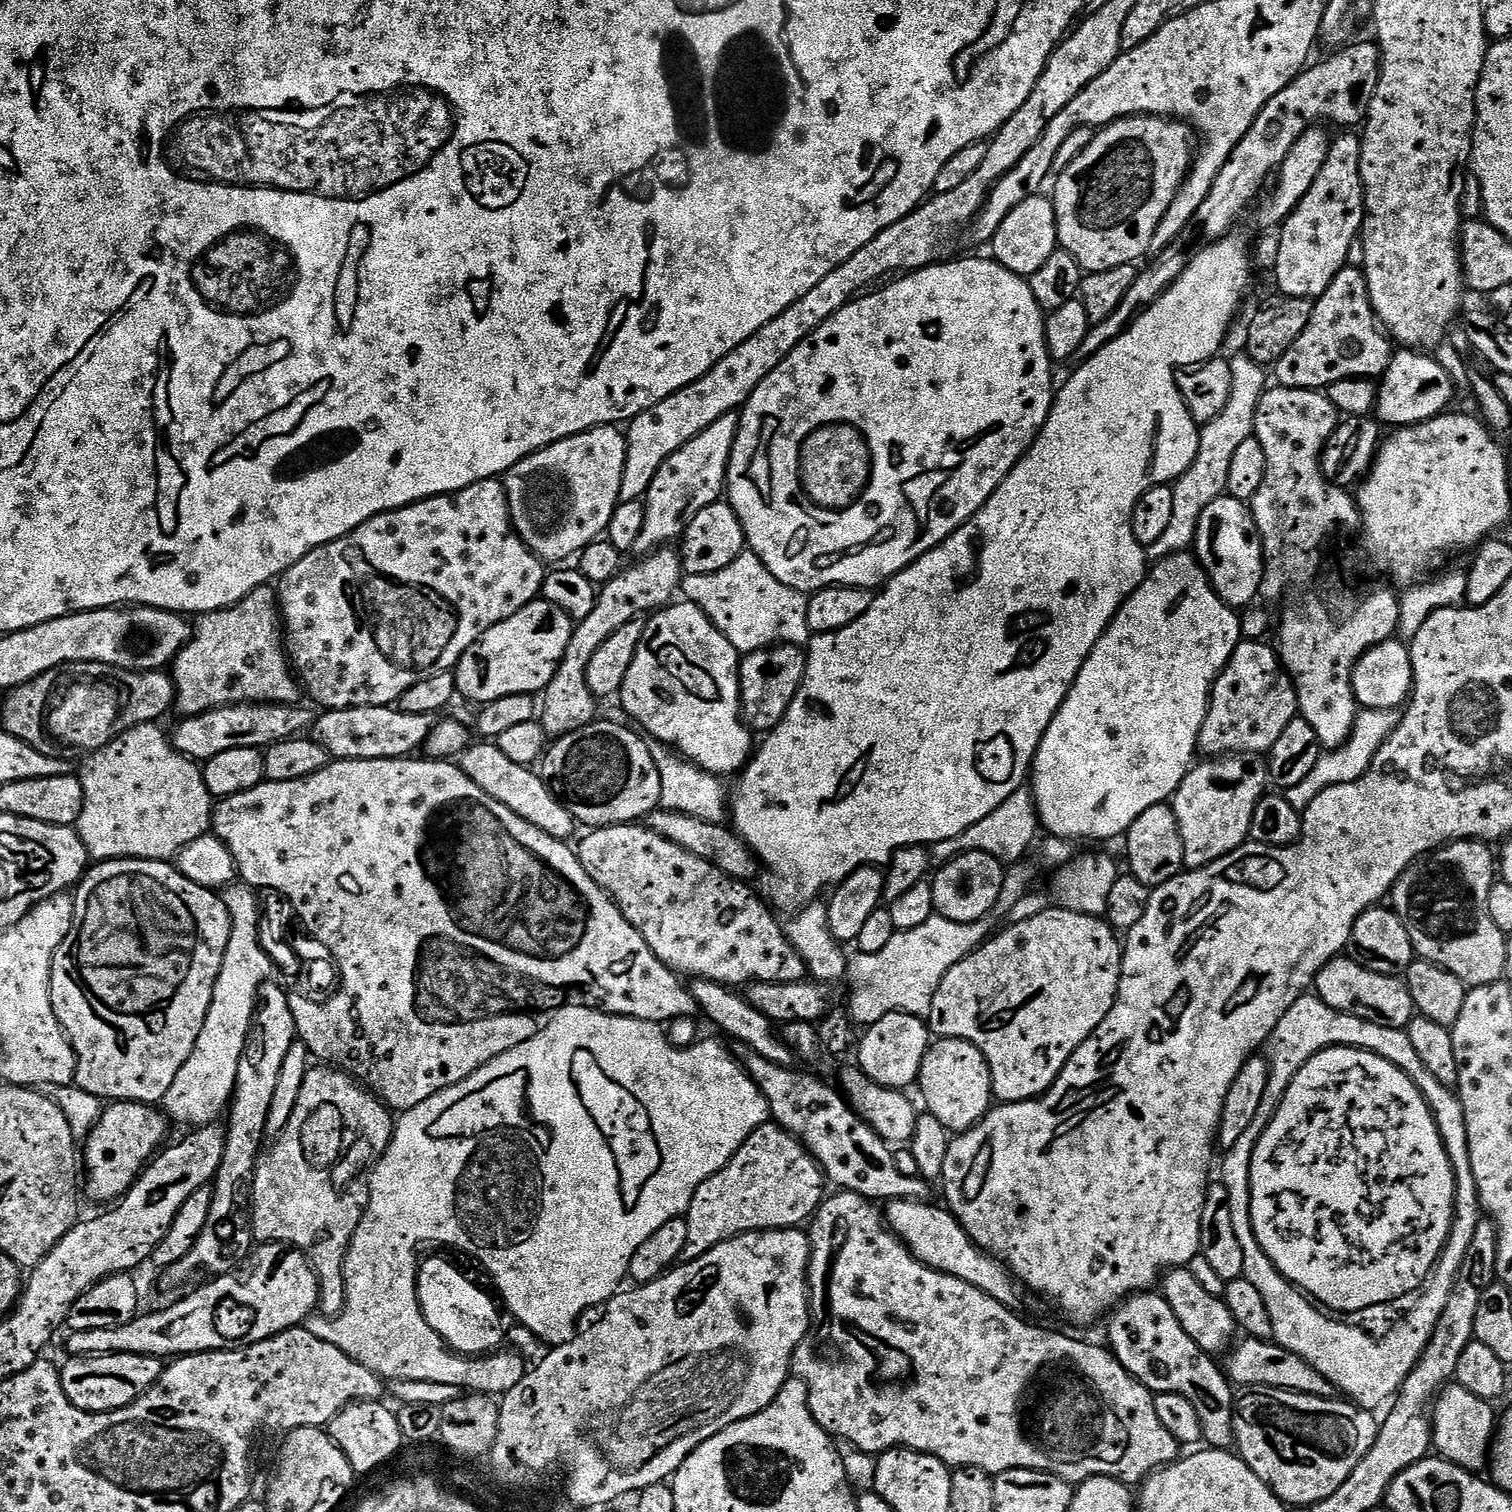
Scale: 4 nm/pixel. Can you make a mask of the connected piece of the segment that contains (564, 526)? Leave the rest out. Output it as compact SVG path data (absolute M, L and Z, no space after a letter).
M616 426L591 428L565 440L554 442L526 458L522 458L505 472L502 483L508 495L508 509L512 515L512 526L520 535L521 542L545 562L568 562L584 551L601 534L607 533L608 523L620 503L620 487L626 466L628 441L625 433Z

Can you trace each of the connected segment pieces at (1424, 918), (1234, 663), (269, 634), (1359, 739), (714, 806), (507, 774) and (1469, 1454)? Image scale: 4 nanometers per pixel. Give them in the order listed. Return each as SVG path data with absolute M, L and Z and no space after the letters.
M1456 840L1453 844L1446 844L1443 848L1436 849L1427 858L1421 859L1415 864L1411 864L1400 876L1400 881L1396 883L1395 888L1390 893L1391 907L1399 914L1400 921L1406 926L1406 930L1410 934L1410 942L1412 943L1413 953L1421 960L1429 960L1432 964L1442 966L1446 970L1450 970L1450 974L1454 974L1462 983L1467 984L1469 989L1477 988L1483 984L1498 984L1504 980L1504 971L1506 970L1506 946L1509 941L1506 939L1506 933L1498 930L1498 926L1494 926L1494 918L1490 918L1490 906L1488 899L1490 898L1490 890L1498 876L1498 864L1494 859L1494 852L1491 852L1487 843L1479 840Z
M1260 638L1241 639L1224 673L1216 679L1198 745L1205 757L1266 754L1298 714L1296 688L1280 662L1277 649L1264 643L1268 642Z
M275 587L256 588L234 606L217 612L205 612L195 621L194 635L170 665L170 675L176 684L175 711L181 717L197 716L227 704L295 704L302 688L290 667L286 655L286 640L282 635L282 616Z
M1363 709L1357 715L1354 730L1346 743L1341 748L1325 751L1321 755L1318 766L1314 766L1314 770L1310 770L1306 779L1298 782L1298 786L1287 789L1286 797L1290 806L1303 810L1310 806L1310 802L1314 802L1314 798L1318 798L1318 794L1322 794L1322 790L1362 778L1362 774L1366 774L1370 762L1374 762L1374 754L1378 754L1382 742L1386 742L1388 735L1400 724L1400 717L1401 713L1396 710Z
M648 736L647 741L654 766L658 766L658 778L662 782L660 807L671 812L681 812L690 818L702 818L702 822L725 823L730 816L730 792L727 787L724 789L725 781L684 759L676 749L668 747L658 738Z
M473 743L460 753L458 767L479 788L486 790L486 794L490 794L502 806L514 810L518 818L538 826L556 840L571 841L571 836L575 834L576 828L578 829L578 821L572 817L563 800L552 791L543 775L536 773L535 776L531 767L518 762L510 762L510 758L506 758L506 754L502 754L502 750L497 748L495 743L480 743L484 744Z
M1458 1383L1445 1387L1438 1397L1436 1409L1432 1412L1432 1442L1435 1451L1443 1459L1465 1468L1473 1474L1483 1473L1490 1460L1492 1441L1498 1427L1498 1412L1487 1400L1470 1394Z

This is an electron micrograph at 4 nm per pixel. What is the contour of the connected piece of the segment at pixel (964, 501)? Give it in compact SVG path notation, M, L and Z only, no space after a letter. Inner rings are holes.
M985 258L985 260L952 260L949 264L944 263L937 262L928 268L918 268L915 272L901 275L899 278L893 279L890 286L878 290L878 294L870 294L870 298L862 298L857 295L849 300L846 306L842 306L842 310L835 312L830 319L822 322L822 326L818 326L818 330L814 330L802 342L798 342L798 346L794 346L794 350L789 356L752 391L750 398L739 413L740 425L736 431L736 441L728 459L726 500L732 505L734 514L738 514L738 522L742 522L744 539L750 551L764 563L770 570L770 574L774 574L774 578L778 578L778 582L782 582L794 590L805 594L833 586L876 590L887 584L894 574L898 574L906 566L910 566L930 549L937 548L946 537L954 534L954 530L961 528L988 501L990 494L994 494L994 490L998 490L998 486L1004 481L1006 474L1010 474L1010 470L1014 470L1018 461L1028 453L1028 447L1038 438L1038 434L1044 429L1044 423L1048 421L1054 399L1054 384L1052 388L1054 361L1046 346L1046 330L1044 329L1046 313L1034 298L1031 283L1025 277L1006 270L991 258Z

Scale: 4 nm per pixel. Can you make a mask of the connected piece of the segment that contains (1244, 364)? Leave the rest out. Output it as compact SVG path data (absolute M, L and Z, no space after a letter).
M1247 354L1231 357L1229 364L1231 366L1230 401L1226 402L1226 407L1221 414L1201 427L1198 454L1186 474L1175 481L1172 488L1174 509L1169 529L1158 538L1156 543L1145 547L1145 556L1149 563L1165 560L1166 557L1189 551L1193 547L1202 510L1227 491L1230 463L1234 458L1234 452L1238 450L1241 442L1246 442L1246 438L1250 438L1256 431L1258 402L1269 387L1269 373L1264 366L1254 362Z

